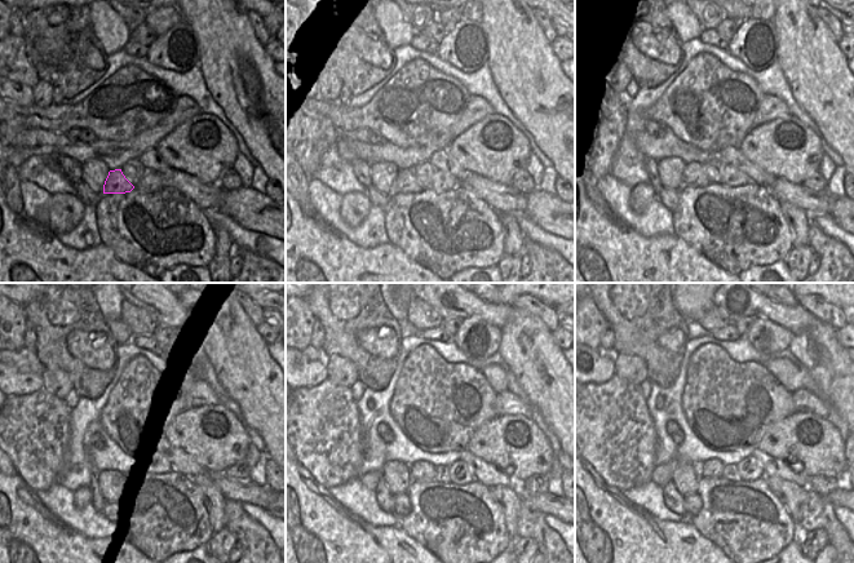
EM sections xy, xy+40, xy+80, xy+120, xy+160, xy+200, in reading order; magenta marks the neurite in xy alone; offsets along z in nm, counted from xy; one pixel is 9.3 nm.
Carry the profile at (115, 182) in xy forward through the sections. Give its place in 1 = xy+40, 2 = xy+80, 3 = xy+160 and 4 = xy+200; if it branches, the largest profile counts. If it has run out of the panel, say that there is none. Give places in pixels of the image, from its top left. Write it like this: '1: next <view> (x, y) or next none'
1: next xy+40 (405, 182)
2: next xy+80 (694, 176)
3: next xy+160 (421, 470)
4: next xy+200 (713, 468)

